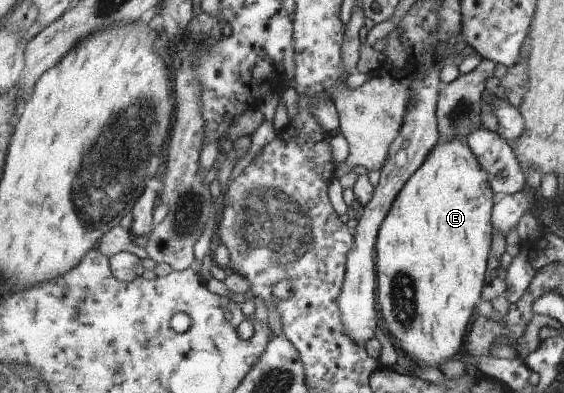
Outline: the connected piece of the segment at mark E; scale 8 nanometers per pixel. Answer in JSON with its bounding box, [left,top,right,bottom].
[377,139,495,368]

